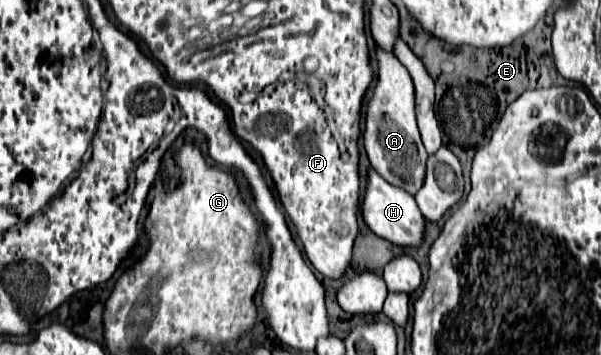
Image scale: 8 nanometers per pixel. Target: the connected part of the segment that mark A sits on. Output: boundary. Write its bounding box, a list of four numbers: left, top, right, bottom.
[363,45,427,195]

